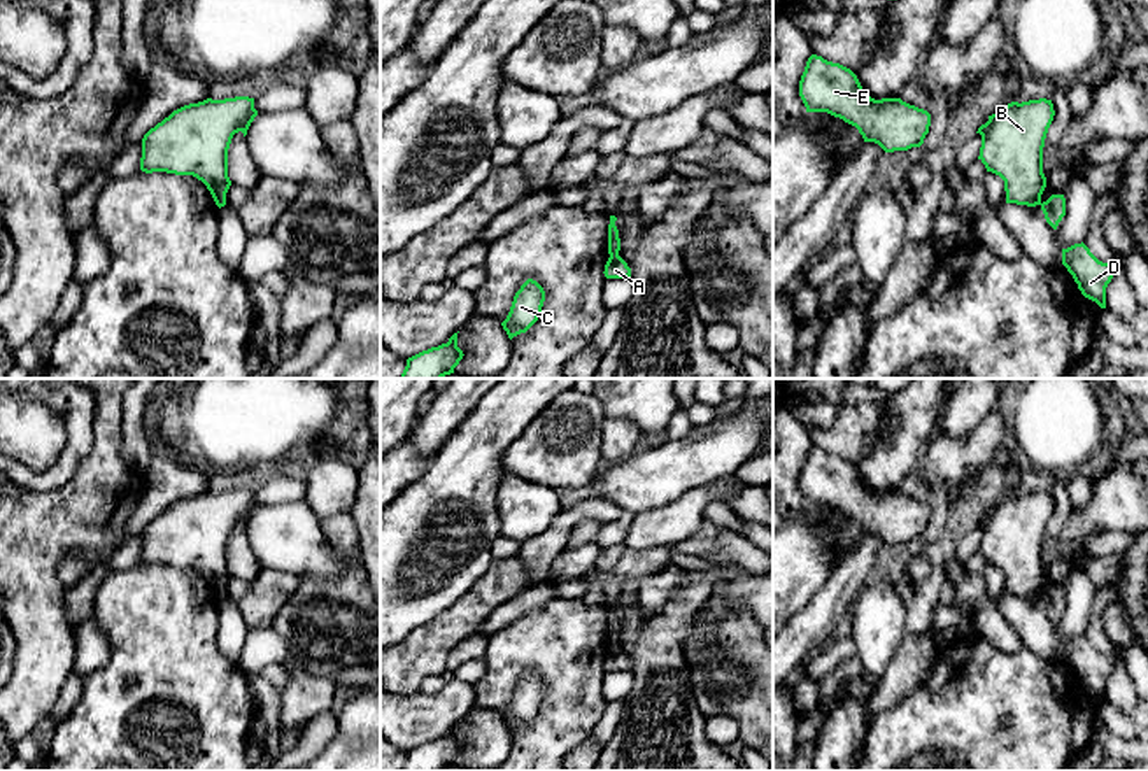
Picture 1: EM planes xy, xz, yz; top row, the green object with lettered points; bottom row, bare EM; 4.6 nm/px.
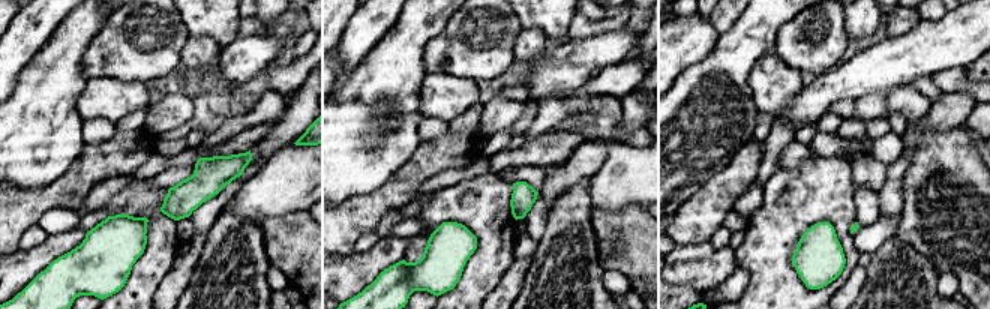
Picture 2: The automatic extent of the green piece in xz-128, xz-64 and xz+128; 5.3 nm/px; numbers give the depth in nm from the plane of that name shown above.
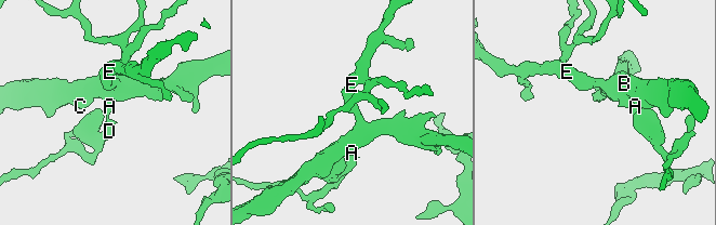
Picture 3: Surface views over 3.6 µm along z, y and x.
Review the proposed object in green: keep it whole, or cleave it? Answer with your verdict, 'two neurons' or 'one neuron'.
two neurons

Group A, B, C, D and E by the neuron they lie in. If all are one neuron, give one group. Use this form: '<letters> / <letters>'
A D / B C E

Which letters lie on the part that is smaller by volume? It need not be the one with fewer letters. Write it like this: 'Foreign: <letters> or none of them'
Foreign: A, D

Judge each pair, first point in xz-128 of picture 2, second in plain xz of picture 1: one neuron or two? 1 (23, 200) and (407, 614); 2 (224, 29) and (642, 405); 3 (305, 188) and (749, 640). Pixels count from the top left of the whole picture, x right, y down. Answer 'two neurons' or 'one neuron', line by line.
1: two neurons
2: one neuron
3: two neurons

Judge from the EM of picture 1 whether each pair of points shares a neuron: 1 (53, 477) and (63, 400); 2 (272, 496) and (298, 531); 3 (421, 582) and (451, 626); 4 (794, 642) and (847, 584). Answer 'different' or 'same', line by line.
1: same
2: different
3: different
4: same

